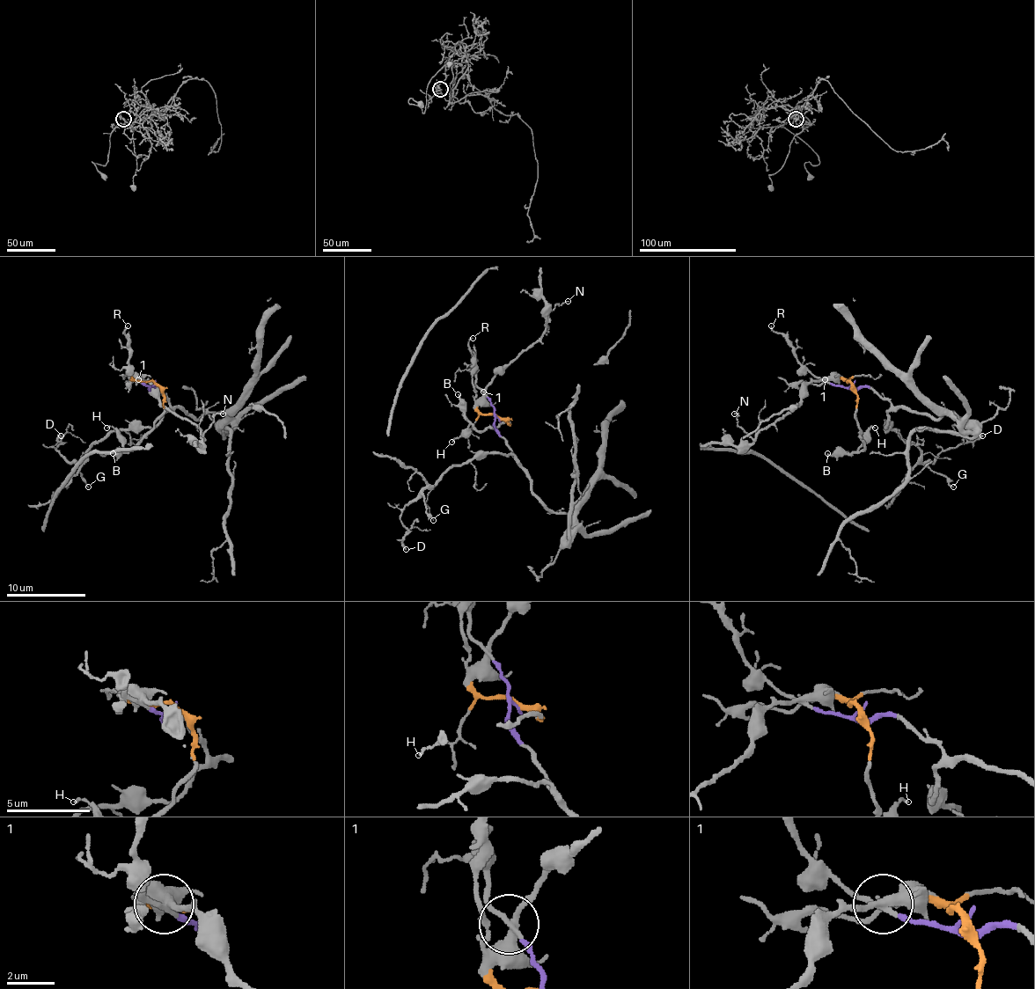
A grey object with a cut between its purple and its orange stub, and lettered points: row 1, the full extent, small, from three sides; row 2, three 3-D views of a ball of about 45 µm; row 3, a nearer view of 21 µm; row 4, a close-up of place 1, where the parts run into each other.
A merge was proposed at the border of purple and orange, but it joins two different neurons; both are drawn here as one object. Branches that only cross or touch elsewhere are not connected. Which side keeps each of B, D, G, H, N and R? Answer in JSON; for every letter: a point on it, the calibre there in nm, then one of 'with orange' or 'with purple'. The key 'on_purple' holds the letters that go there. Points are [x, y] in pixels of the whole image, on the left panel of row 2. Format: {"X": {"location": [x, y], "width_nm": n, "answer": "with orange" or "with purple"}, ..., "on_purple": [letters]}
{"B": {"location": [113, 453], "width_nm": 190, "answer": "with orange"}, "D": {"location": [61, 435], "width_nm": 260, "answer": "with purple"}, "G": {"location": [88, 487], "width_nm": 110, "answer": "with purple"}, "H": {"location": [106, 428], "width_nm": 140, "answer": "with orange"}, "N": {"location": [223, 413], "width_nm": 130, "answer": "with orange"}, "R": {"location": [128, 326], "width_nm": 140, "answer": "with purple"}, "on_purple": ["D", "G", "R"]}

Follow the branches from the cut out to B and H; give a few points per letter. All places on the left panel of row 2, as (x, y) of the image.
B: (154, 384), (164, 397), (164, 413), (134, 447), (113, 452)
H: (154, 384), (164, 397), (164, 413), (132, 449), (124, 449), (121, 435), (106, 427)

